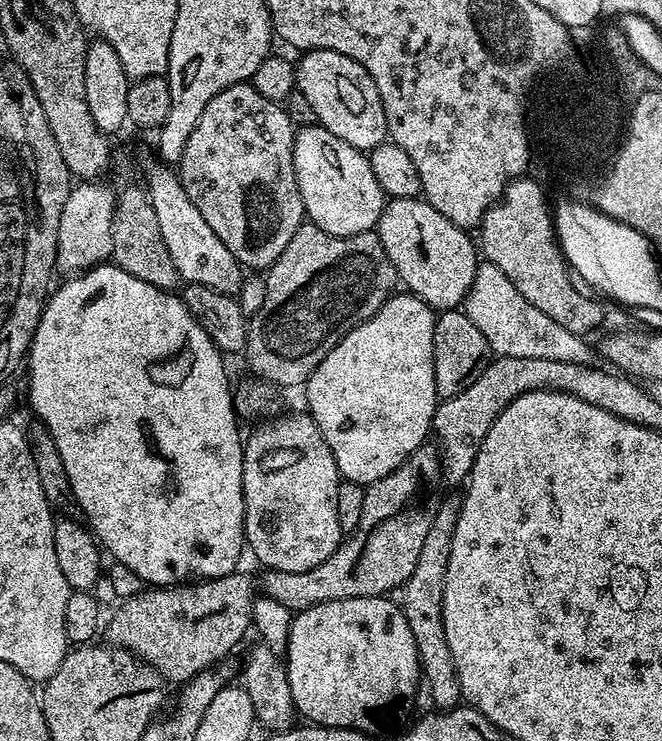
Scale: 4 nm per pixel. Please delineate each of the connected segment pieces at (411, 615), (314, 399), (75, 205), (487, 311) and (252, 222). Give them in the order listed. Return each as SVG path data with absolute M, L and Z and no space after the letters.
M459 495L444 497L437 503L435 514L432 516L429 533L422 542L414 573L407 579L401 589L400 605L404 617L414 634L415 648L419 652L420 667L423 679L428 682L428 692L435 709L448 711L457 707L463 696L461 683L458 682L457 668L454 666L447 645L445 623L442 622L442 599L445 593L446 569L450 562L450 549L453 545L454 528L458 522L462 498Z
M407 290L397 291L388 297L387 302L378 309L370 319L359 324L357 328L351 328L340 341L332 347L330 354L322 358L322 362L312 371L312 376L308 379L306 391L308 391L308 408L313 422L318 426L322 438L326 438L326 446L334 454L334 462L338 466L341 477L355 484L365 486L378 482L386 478L409 456L416 448L425 443L424 439L429 439L432 430L432 419L436 413L438 397L436 395L436 379L434 378L434 326L436 325L437 313L426 302L422 302Z
M80 182L68 191L66 206L62 206L62 218L58 218L58 246L56 247L56 272L64 274L79 274L103 264L112 254L112 223L116 209L115 191L111 192L104 182Z
M487 262L476 265L474 282L470 286L468 296L462 305L463 312L486 334L489 349L496 356L510 358L550 358L554 362L574 362L575 364L595 365L598 352L587 344L584 336L566 330L566 326L558 326L554 318L546 318L538 306L533 306L518 294L518 286L498 270L498 266Z
M250 82L222 90L202 110L178 165L190 202L222 238L226 250L248 270L271 268L306 220L292 157L296 133L284 107L258 94Z

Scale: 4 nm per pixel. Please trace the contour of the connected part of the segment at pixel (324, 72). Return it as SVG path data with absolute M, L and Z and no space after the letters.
M334 50L305 51L299 61L295 61L296 87L302 99L308 103L313 112L315 123L321 128L330 130L334 138L342 138L350 146L359 148L367 154L373 148L389 139L386 126L386 114L382 110L382 98L378 94L378 86L370 74L354 58L346 58L346 54L338 54Z

